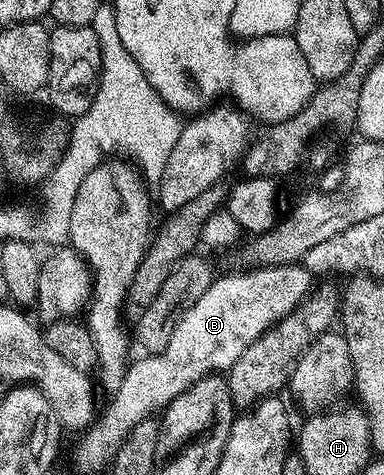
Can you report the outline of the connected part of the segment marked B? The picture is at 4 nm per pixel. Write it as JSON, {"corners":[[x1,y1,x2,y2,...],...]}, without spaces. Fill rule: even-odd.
{"corners":[[261,265,240,274,215,277,204,292,181,316,163,352,133,359,126,367,117,392,106,412,97,417,98,432,110,432,110,447,118,449,140,421,163,411,180,394,209,374,229,371,256,340,293,310,307,295,312,275,303,265]]}

